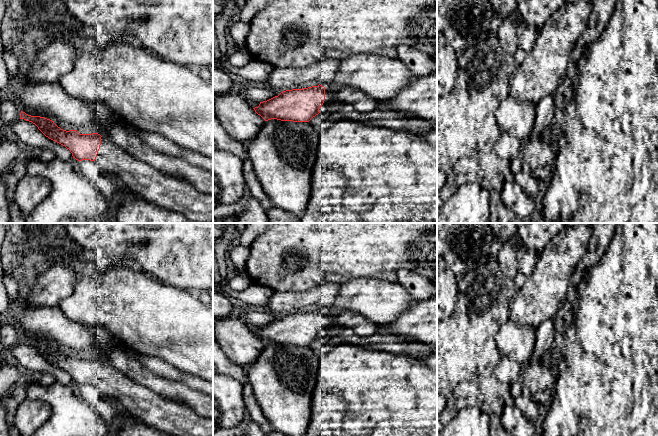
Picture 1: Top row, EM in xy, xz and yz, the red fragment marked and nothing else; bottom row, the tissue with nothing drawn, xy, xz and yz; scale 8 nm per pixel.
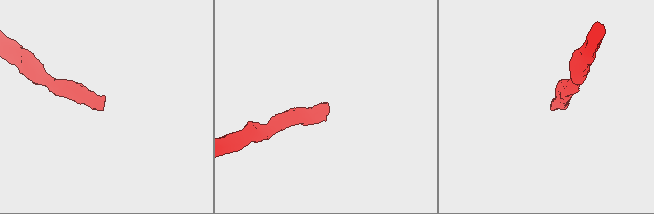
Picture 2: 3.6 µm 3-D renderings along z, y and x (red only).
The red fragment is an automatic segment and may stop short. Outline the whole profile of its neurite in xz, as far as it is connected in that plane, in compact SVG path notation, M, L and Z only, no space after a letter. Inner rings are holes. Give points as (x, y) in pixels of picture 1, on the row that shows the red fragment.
M322 85L281 92L253 108L265 121L309 122L336 102L335 90Z

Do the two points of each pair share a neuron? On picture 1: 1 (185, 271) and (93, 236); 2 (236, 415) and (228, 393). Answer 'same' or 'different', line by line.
1: same
2: same

